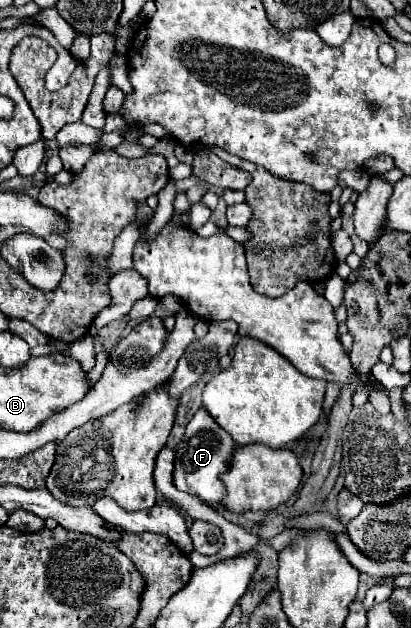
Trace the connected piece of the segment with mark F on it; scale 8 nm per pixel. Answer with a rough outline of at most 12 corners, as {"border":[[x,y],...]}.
{"border":[[200,408],[176,448],[178,490],[218,504],[234,440]]}

